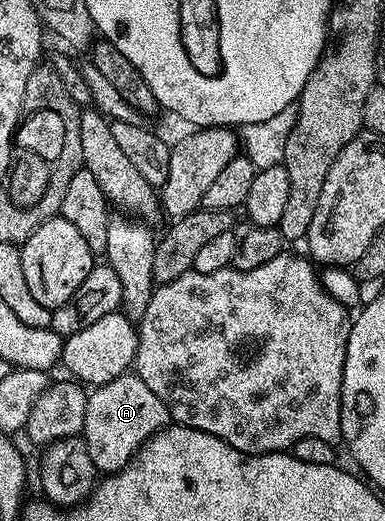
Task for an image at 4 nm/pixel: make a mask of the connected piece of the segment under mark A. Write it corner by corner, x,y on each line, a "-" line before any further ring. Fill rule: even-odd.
125,374
95,387
87,395
87,409
80,435
88,446
95,469
102,474
113,474
137,456
147,438
161,432
170,423
170,412
164,402
160,402
160,398
156,398
156,394
144,386
139,376

